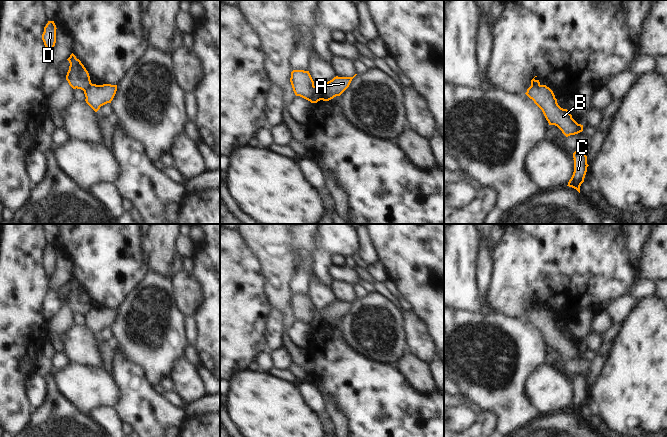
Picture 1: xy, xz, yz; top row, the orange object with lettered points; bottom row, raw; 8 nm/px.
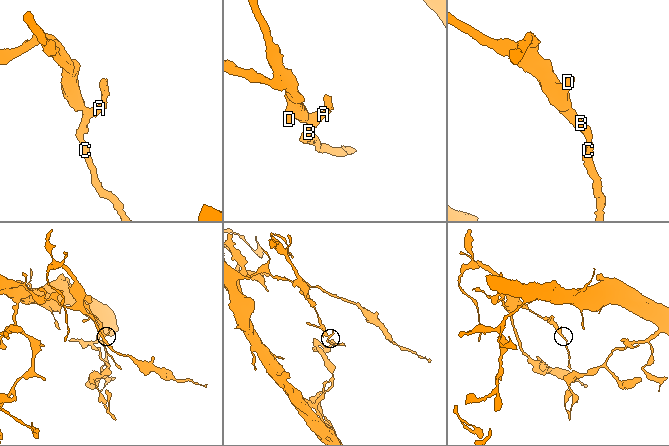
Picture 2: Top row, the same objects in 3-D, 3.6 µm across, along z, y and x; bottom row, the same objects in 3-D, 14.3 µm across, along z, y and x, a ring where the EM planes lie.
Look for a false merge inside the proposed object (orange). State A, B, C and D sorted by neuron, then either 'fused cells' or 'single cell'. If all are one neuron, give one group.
A B C / D; fused cells

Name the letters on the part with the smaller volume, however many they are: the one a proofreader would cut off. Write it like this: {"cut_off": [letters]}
{"cut_off": ["A", "B", "C"]}

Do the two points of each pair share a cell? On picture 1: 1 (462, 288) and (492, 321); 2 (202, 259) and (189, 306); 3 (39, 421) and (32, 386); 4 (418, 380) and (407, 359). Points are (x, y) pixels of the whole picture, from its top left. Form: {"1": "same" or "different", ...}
{"1": "different", "2": "different", "3": "different", "4": "same"}

